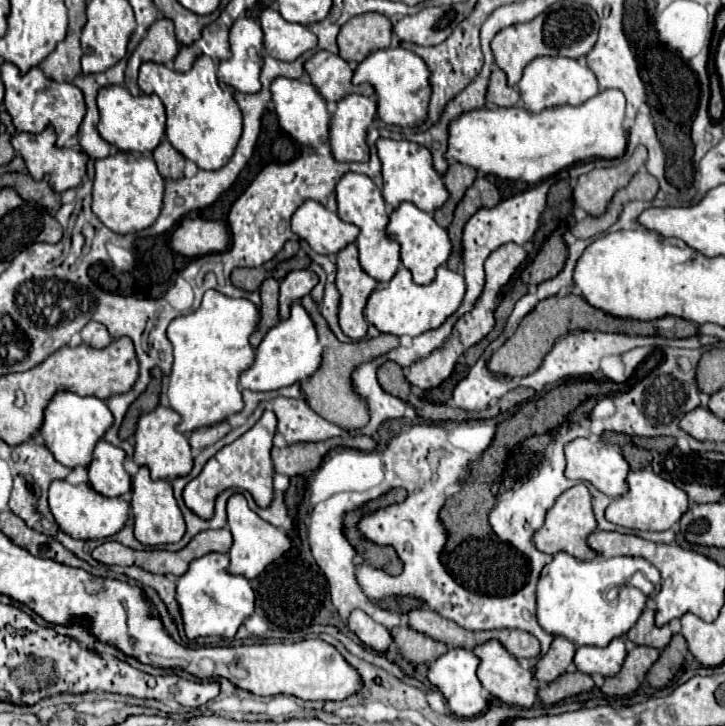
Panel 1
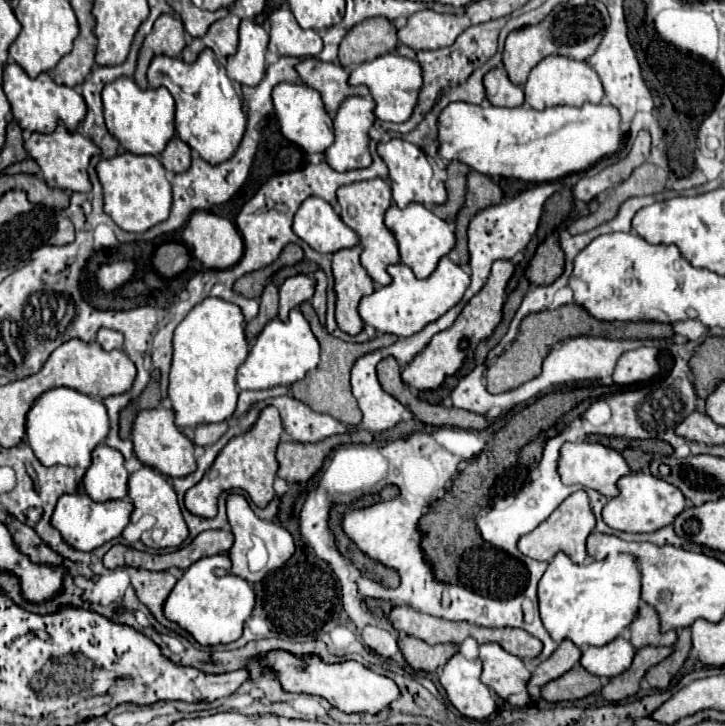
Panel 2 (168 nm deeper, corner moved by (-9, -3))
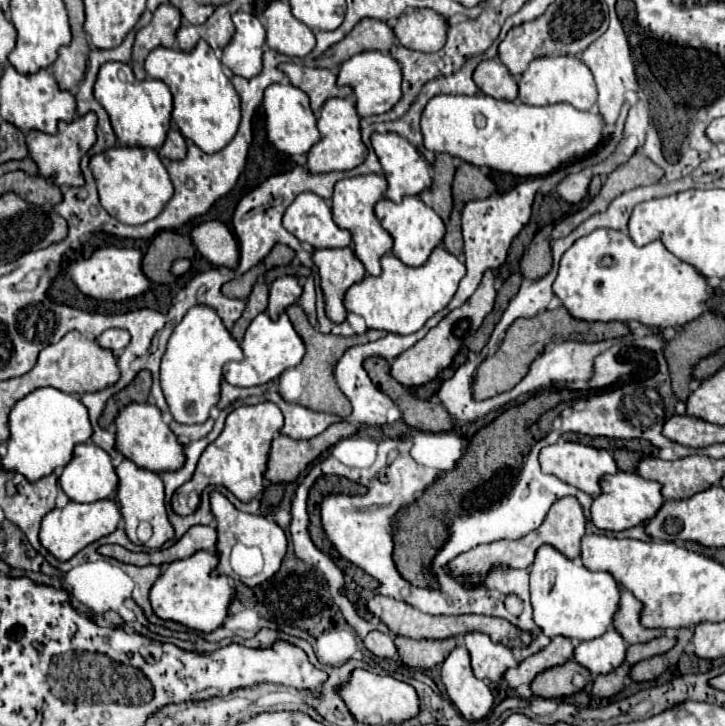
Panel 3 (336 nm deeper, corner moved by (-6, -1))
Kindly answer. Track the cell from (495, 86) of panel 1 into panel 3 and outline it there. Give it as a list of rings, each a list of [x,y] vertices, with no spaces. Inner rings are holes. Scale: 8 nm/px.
[[[499,59],[481,61],[473,73],[473,81],[485,95],[493,99],[505,99],[505,101],[517,99],[517,91],[519,91],[517,79],[511,77],[507,67]]]

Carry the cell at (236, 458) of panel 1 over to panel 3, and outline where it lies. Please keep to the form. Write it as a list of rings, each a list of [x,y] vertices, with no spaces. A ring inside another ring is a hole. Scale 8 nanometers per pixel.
[[[271,401],[233,409],[225,421],[223,433],[203,451],[199,465],[197,465],[197,471],[191,477],[191,481],[187,481],[185,485],[181,485],[175,491],[173,501],[171,501],[173,511],[179,515],[191,515],[191,509],[187,505],[189,493],[191,491],[201,493],[207,485],[223,485],[239,501],[245,501],[245,503],[255,499],[257,493],[263,491],[271,441],[281,431],[281,427],[283,427],[283,415],[281,415],[279,407]]]

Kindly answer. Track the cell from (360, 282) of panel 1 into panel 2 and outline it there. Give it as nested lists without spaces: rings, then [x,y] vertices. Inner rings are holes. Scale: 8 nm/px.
[[[354,245],[350,249],[342,249],[332,255],[336,323],[342,331],[350,335],[356,335],[362,331],[364,321],[358,315],[358,303],[364,295],[370,295],[374,291],[374,281],[360,265],[360,253],[362,253],[362,247]]]

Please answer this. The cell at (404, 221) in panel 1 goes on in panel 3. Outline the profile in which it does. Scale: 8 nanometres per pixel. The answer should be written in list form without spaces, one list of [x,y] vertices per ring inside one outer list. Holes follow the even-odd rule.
[[[405,197],[401,203],[381,199],[375,205],[375,215],[381,221],[381,225],[391,233],[391,237],[395,241],[393,245],[397,245],[397,249],[393,247],[393,255],[399,257],[409,267],[423,265],[429,259],[431,251],[435,247],[439,247],[445,237],[445,225],[443,225],[441,217],[431,207],[427,207],[419,197]]]

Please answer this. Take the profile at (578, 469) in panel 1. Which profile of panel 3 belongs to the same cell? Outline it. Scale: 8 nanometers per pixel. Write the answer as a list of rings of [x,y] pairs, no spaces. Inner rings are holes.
[[[559,441],[559,443],[545,447],[541,451],[539,463],[541,463],[543,473],[555,475],[561,481],[585,491],[591,497],[597,497],[601,493],[601,485],[599,485],[601,477],[605,477],[609,473],[615,475],[619,471],[617,465],[615,465],[615,459],[605,449],[595,449],[595,447],[589,447],[589,445],[583,445],[583,443],[571,443],[571,441]]]

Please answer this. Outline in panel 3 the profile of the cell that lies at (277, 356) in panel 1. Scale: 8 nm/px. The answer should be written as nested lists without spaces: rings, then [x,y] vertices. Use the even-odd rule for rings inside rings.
[[[261,313],[259,317],[255,317],[255,321],[251,321],[241,341],[241,349],[245,359],[225,365],[225,371],[223,371],[223,379],[235,387],[255,387],[255,385],[269,383],[277,379],[285,369],[297,367],[305,355],[305,343],[295,331],[287,313],[281,313],[277,321],[271,321],[267,313]]]

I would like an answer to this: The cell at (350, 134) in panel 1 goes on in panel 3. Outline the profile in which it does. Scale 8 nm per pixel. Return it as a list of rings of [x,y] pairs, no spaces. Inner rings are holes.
[[[327,99],[323,111],[319,115],[317,127],[321,131],[321,141],[311,147],[307,153],[307,169],[313,173],[329,173],[329,171],[349,171],[367,159],[367,147],[361,141],[359,129],[359,113],[353,99]]]

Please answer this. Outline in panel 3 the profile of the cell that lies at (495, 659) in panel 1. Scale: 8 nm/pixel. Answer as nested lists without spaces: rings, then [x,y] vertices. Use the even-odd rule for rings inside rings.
[[[467,633],[465,643],[471,655],[471,667],[475,677],[487,681],[501,681],[505,671],[519,665],[513,651],[501,643],[493,643],[489,635]]]

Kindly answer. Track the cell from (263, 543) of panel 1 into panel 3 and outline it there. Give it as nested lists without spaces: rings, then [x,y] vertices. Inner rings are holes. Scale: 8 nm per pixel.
[[[213,491],[211,493],[211,511],[215,515],[215,521],[217,521],[217,533],[219,533],[219,541],[217,541],[217,555],[219,555],[219,567],[217,567],[217,573],[219,575],[231,575],[233,573],[233,567],[229,563],[229,555],[231,555],[231,549],[235,543],[245,543],[245,545],[259,545],[261,551],[263,551],[263,557],[265,557],[265,567],[261,571],[261,579],[255,581],[255,585],[259,585],[261,581],[273,577],[279,567],[281,567],[281,561],[287,553],[287,537],[283,533],[283,529],[275,523],[275,521],[269,521],[261,515],[247,515],[247,513],[241,513],[239,509],[235,509],[235,505],[219,491]]]

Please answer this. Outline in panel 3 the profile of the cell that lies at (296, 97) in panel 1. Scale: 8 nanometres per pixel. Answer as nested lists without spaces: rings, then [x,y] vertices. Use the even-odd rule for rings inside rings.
[[[291,83],[269,85],[265,91],[263,105],[267,115],[267,137],[279,151],[287,155],[301,155],[307,153],[321,139],[321,133],[317,129],[317,117],[309,107],[309,97],[299,87]]]

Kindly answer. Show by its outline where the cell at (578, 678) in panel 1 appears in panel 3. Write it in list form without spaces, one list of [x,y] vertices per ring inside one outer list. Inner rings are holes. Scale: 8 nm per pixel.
[[[567,661],[567,665],[559,665],[555,669],[547,669],[547,673],[539,673],[535,681],[531,683],[533,695],[537,697],[567,697],[575,693],[575,687],[571,685],[571,677],[575,671],[583,671],[583,667],[577,661]]]

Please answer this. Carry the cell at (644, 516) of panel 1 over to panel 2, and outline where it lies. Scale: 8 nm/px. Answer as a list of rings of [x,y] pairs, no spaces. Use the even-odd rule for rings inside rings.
[[[630,473],[618,481],[618,489],[620,493],[612,497],[602,509],[602,519],[612,529],[628,533],[650,533],[670,525],[674,517],[686,509],[686,497],[674,485],[650,473]]]

